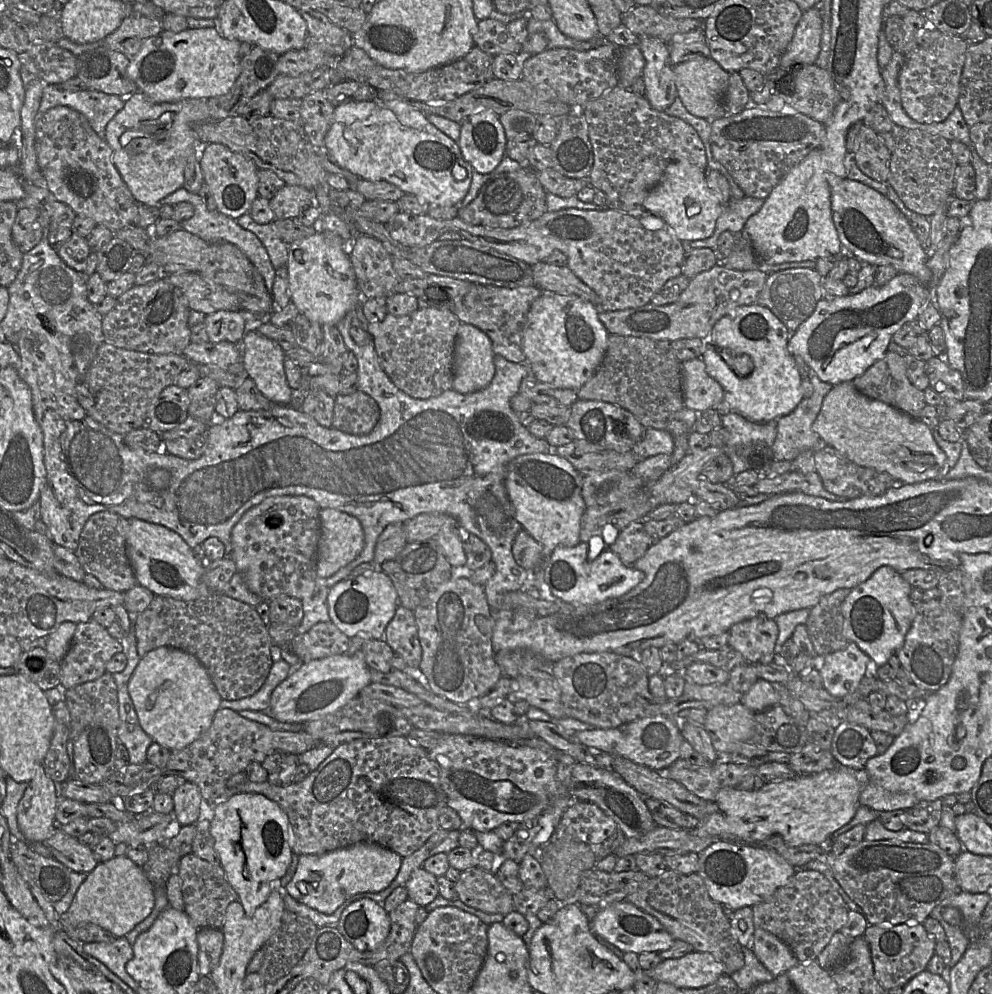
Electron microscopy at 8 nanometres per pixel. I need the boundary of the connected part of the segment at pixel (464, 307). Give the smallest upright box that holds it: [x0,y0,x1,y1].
[452,284,542,363]

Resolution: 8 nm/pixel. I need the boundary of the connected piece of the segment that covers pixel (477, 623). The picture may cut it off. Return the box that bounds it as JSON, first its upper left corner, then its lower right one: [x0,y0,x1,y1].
[414,576,503,705]

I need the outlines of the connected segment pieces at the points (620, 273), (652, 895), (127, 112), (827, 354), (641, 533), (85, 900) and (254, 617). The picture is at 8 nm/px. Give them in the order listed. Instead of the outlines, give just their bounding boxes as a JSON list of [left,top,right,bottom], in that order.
[[385,208,685,311],[626,869,744,975],[104,91,210,205],[787,236,957,386],[607,521,652,565],[59,856,154,938],[134,593,273,700]]

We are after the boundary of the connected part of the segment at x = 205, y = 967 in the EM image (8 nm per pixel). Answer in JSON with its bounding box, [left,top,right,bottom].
[198,929,224,977]

